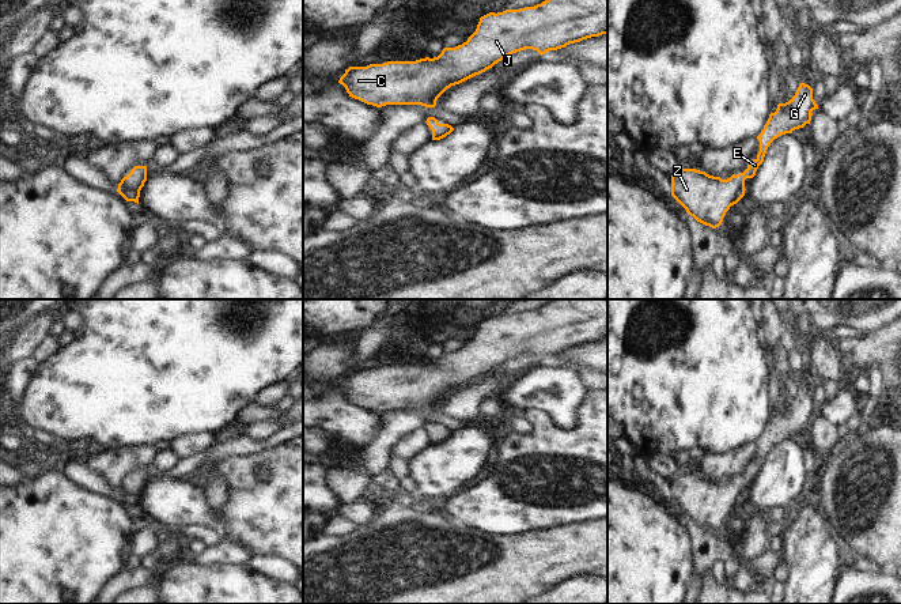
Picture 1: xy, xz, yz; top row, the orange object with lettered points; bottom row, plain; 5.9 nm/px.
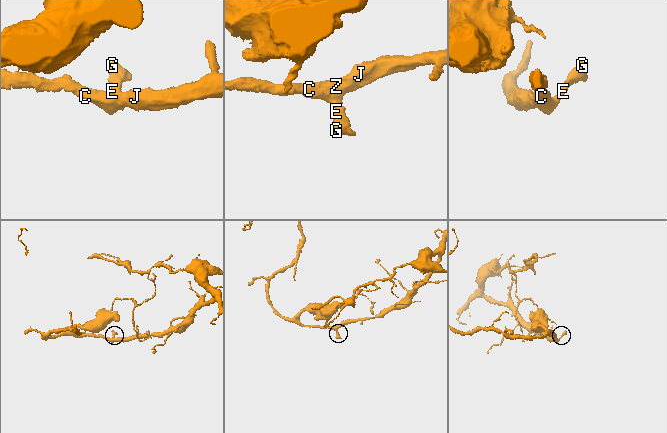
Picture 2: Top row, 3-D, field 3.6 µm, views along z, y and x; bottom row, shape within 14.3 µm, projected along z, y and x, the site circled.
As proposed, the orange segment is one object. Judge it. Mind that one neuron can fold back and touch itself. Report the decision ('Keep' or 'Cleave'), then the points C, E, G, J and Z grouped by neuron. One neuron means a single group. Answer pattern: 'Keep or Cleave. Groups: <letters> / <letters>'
Keep. Groups: C E G J Z

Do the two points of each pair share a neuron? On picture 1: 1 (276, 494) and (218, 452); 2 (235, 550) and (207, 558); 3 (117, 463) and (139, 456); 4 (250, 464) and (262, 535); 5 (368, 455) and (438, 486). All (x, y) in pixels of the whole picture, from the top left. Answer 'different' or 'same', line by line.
1: different
2: same
3: same
4: same
5: different

